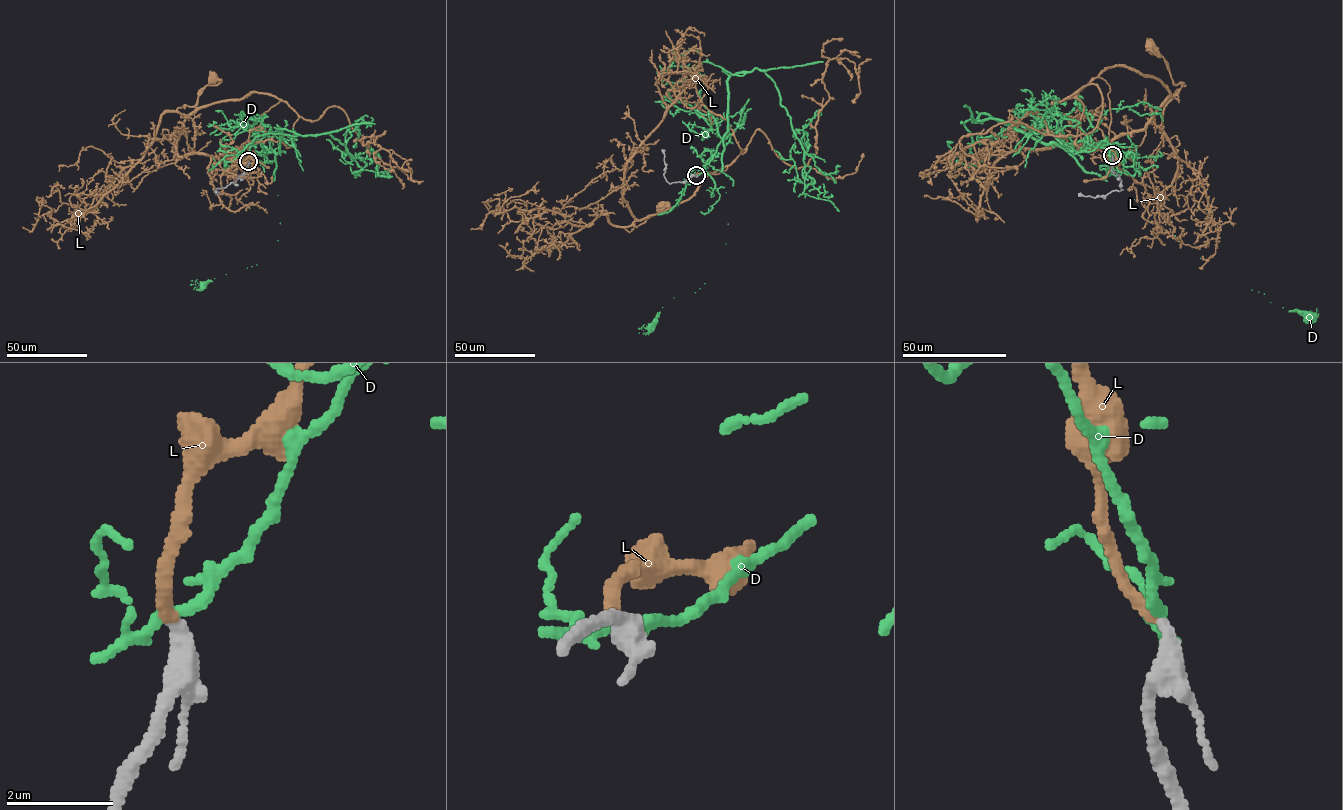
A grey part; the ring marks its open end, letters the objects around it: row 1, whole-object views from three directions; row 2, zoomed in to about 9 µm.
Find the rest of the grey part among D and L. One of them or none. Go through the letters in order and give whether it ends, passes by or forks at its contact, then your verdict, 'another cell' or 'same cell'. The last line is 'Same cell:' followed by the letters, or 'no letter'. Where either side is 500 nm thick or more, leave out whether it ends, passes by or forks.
D: it forks | another cell
L: it ends | same cell
Same cell: L

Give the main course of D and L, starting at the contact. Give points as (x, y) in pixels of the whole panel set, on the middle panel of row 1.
D: (696, 175), (727, 130), (732, 75), (758, 68), (774, 83), (812, 184), (797, 177), (794, 142)
L: (697, 175), (718, 174), (729, 165), (710, 173), (688, 199), (626, 229), (655, 214), (660, 205)

